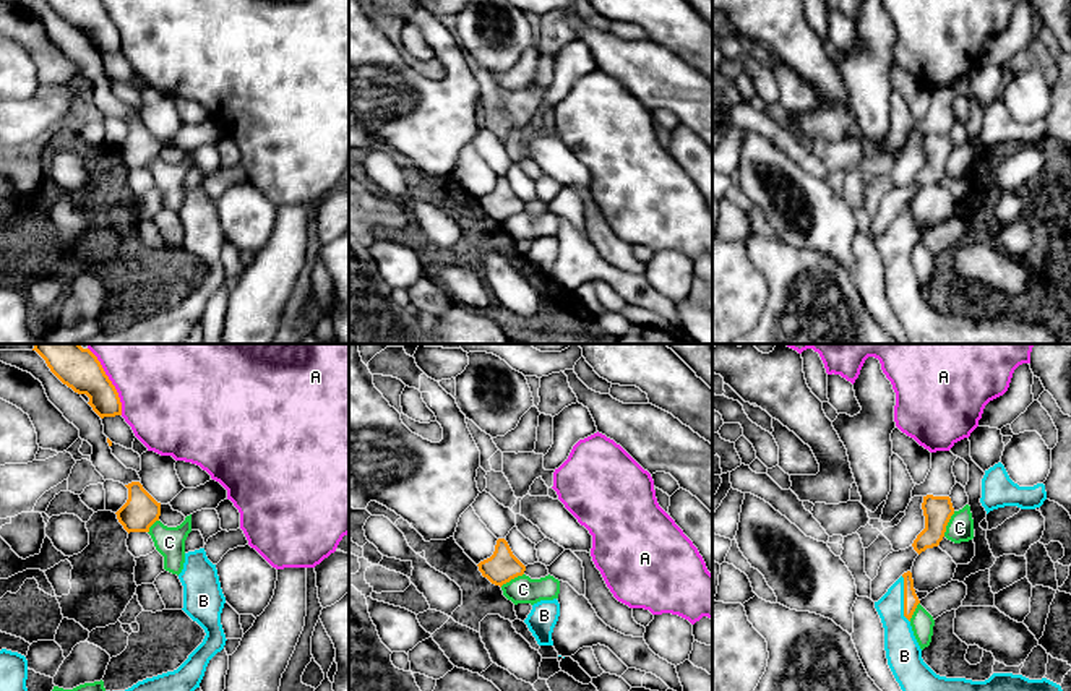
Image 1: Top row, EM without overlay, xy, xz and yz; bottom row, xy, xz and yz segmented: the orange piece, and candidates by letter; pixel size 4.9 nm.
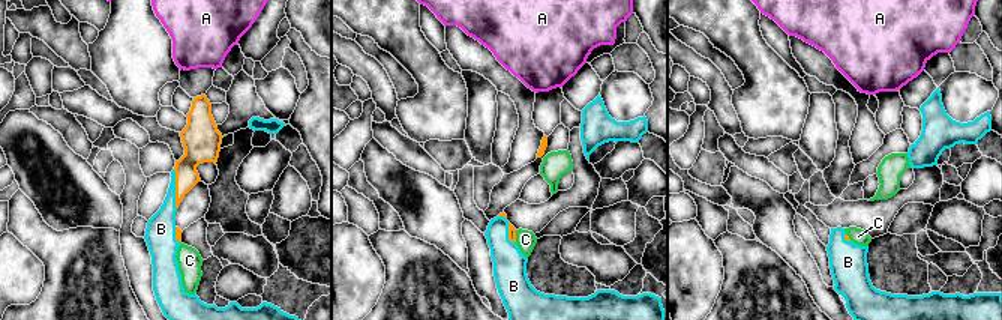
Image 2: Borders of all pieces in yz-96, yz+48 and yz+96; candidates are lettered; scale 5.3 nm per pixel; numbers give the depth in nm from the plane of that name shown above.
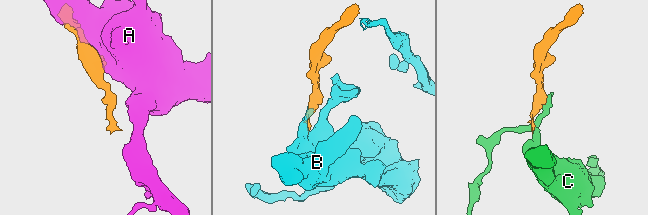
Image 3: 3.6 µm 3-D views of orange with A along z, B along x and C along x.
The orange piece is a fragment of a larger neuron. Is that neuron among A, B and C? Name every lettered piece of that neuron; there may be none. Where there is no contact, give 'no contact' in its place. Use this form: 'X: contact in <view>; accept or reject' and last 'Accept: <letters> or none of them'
A: contact in xy; reject
B: contact in yz; accept
C: contact in yz; reject
Accept: B

